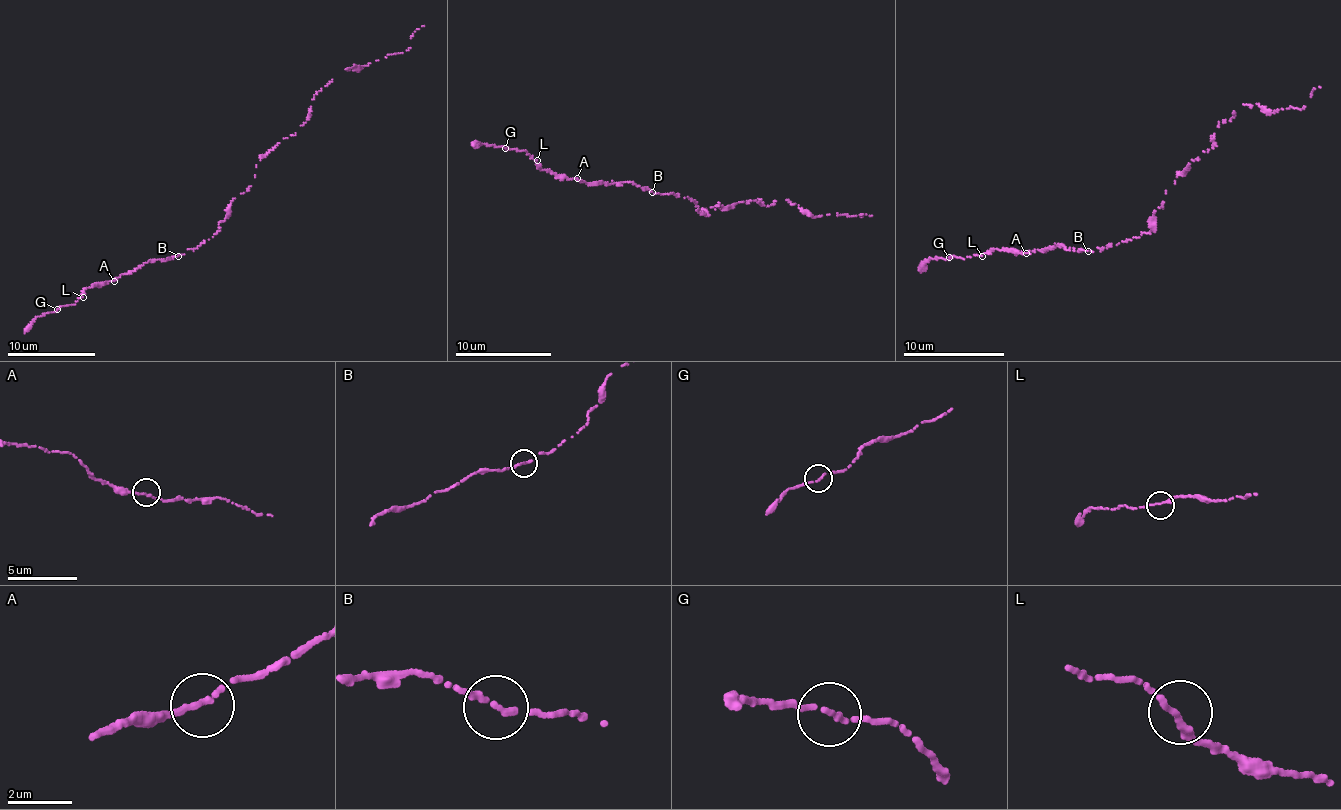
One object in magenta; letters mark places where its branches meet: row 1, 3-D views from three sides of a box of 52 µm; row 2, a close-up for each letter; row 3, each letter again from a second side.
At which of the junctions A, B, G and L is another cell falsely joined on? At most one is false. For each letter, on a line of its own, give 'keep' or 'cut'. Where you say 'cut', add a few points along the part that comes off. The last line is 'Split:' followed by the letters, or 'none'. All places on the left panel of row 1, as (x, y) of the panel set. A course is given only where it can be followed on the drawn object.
A: keep
B: keep
G: keep
L: keep
Split: none

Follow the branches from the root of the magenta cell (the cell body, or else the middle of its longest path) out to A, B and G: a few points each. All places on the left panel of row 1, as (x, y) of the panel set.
A: (241, 193), (231, 203), (229, 214), (220, 222), (220, 227), (213, 237), (170, 260), (149, 260), (114, 281)
B: (241, 193), (231, 203), (229, 214), (220, 222), (217, 233), (179, 255)
G: (241, 193), (217, 233), (199, 246), (92, 284), (75, 304), (57, 309)

